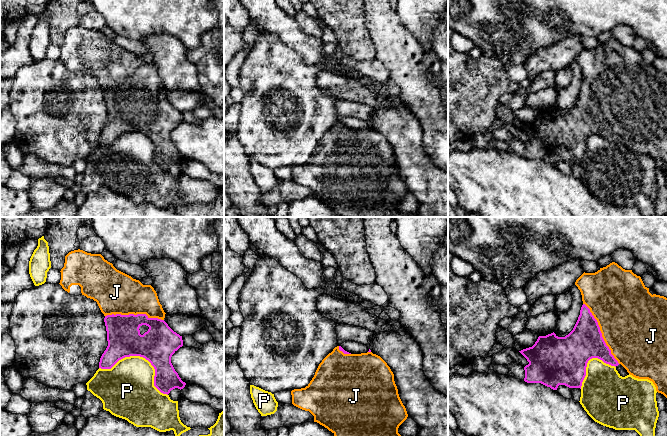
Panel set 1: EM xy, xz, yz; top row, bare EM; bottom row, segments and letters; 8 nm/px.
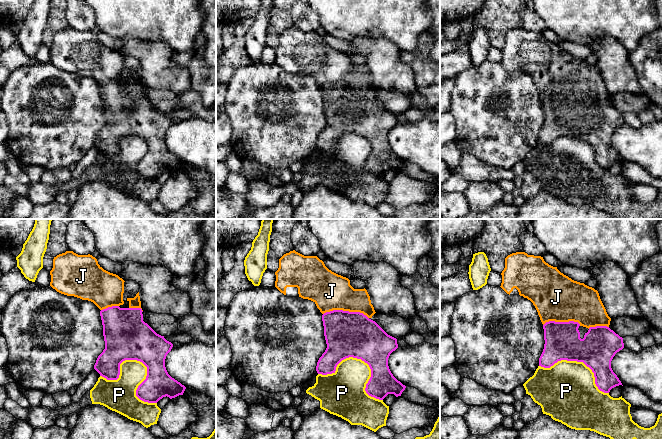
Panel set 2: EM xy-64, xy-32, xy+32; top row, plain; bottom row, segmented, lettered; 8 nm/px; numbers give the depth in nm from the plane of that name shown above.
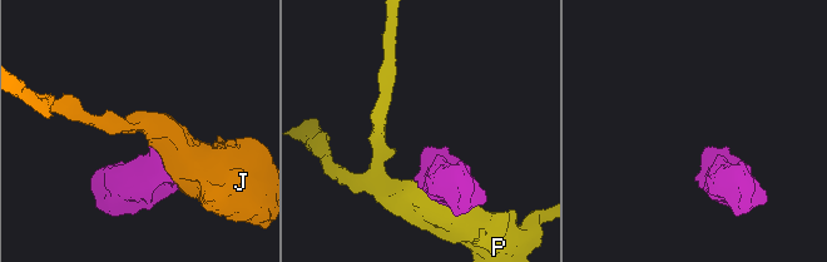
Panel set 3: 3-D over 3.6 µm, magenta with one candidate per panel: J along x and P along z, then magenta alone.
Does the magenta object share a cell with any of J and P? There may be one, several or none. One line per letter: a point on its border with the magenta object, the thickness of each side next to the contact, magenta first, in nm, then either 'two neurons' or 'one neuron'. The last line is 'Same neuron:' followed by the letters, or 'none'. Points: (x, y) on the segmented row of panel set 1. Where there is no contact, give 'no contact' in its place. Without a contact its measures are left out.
J: yz (601, 333) | 280/500 nm | one neuron
P: xy (142, 356) | 280/400 nm | two neurons
Same neuron: J

